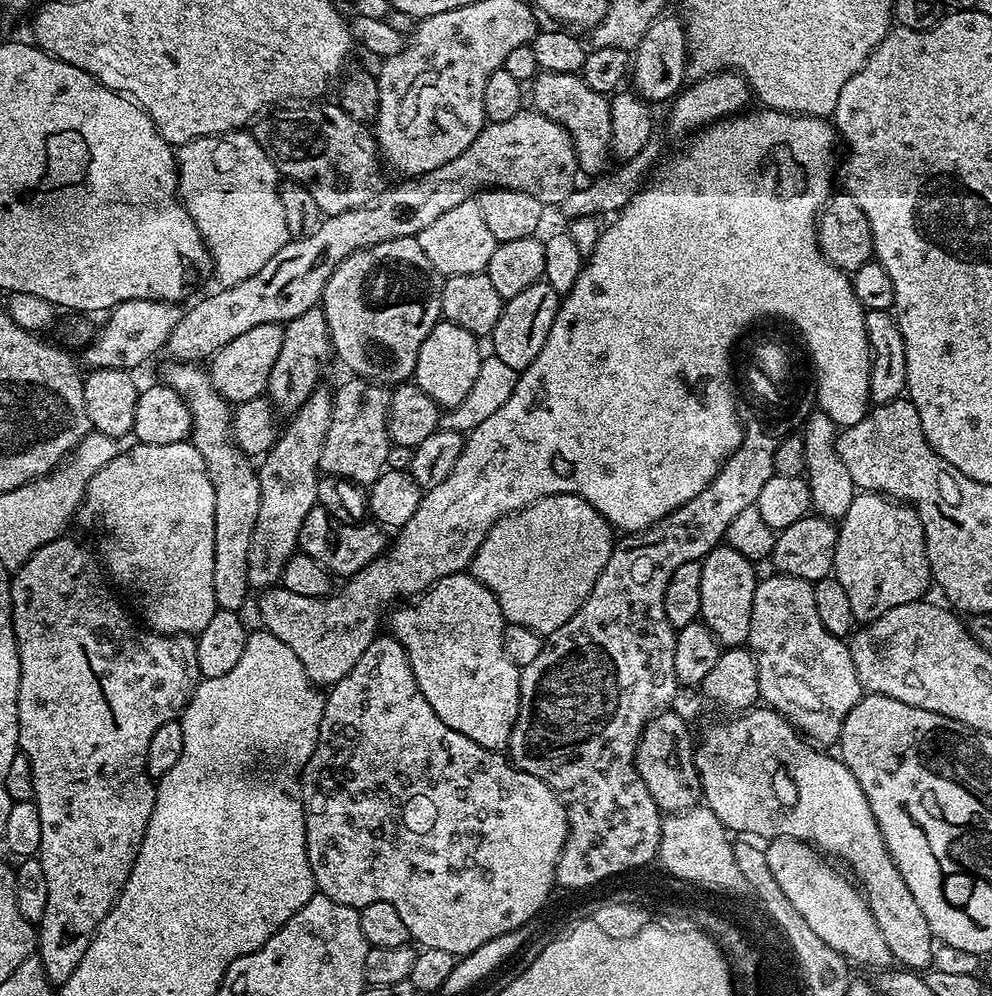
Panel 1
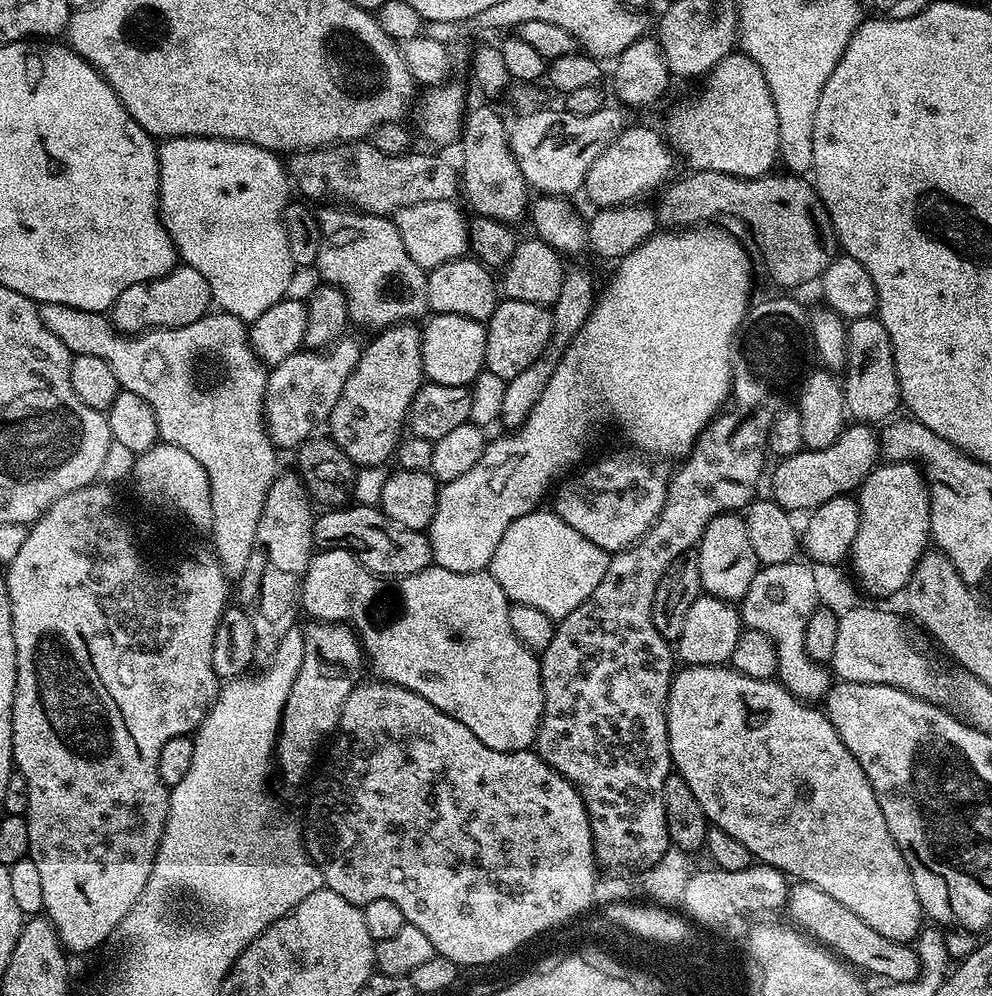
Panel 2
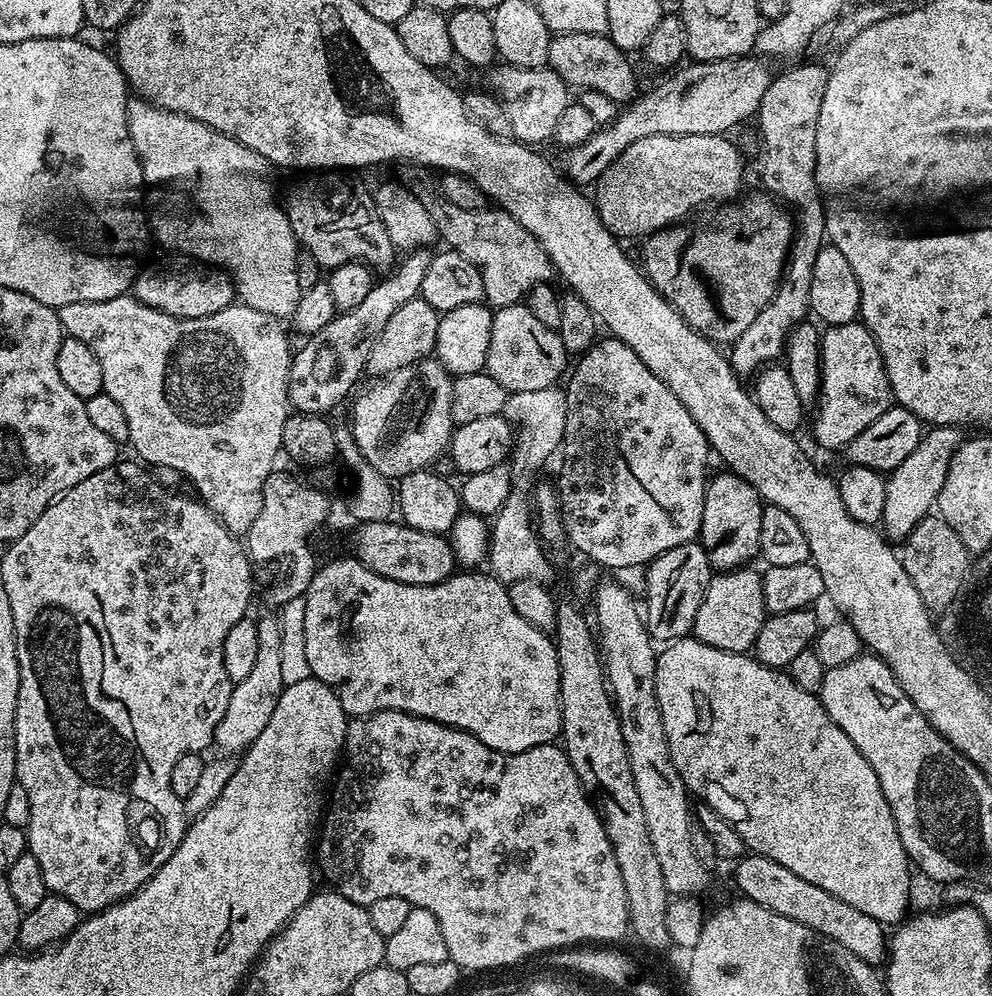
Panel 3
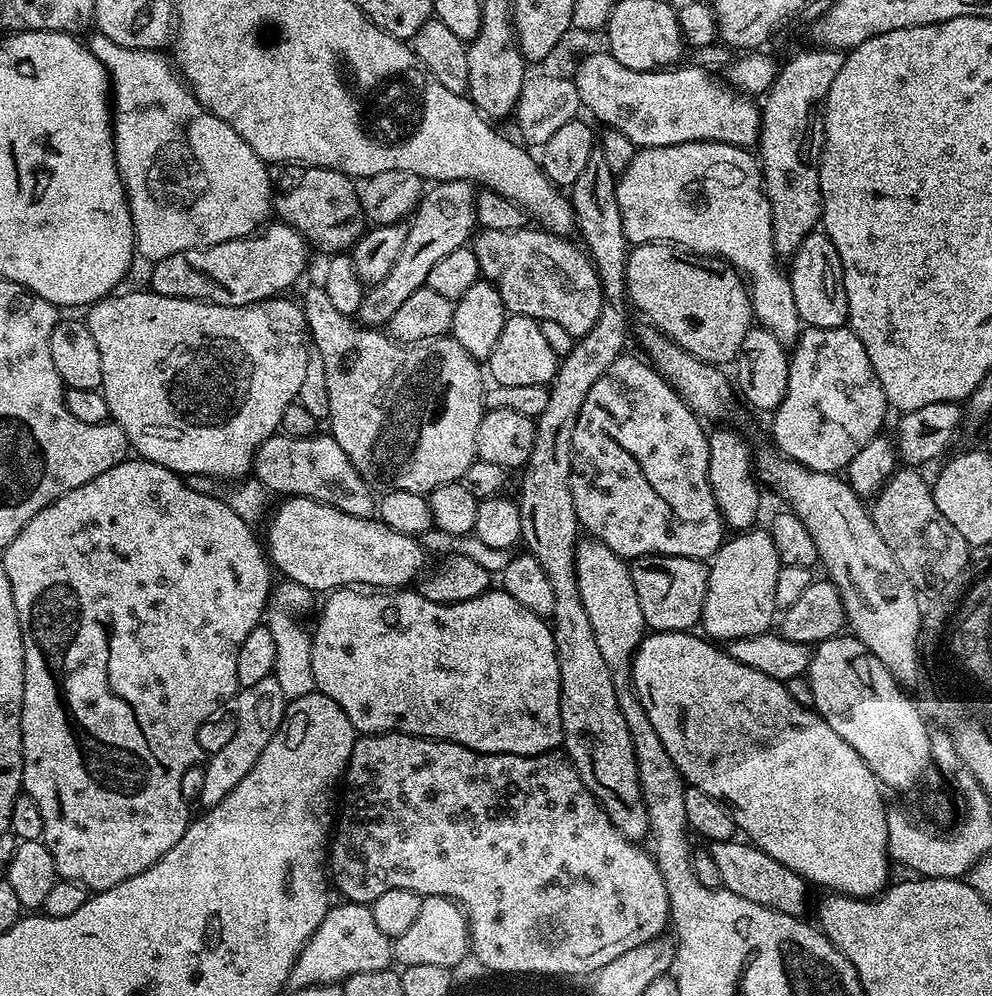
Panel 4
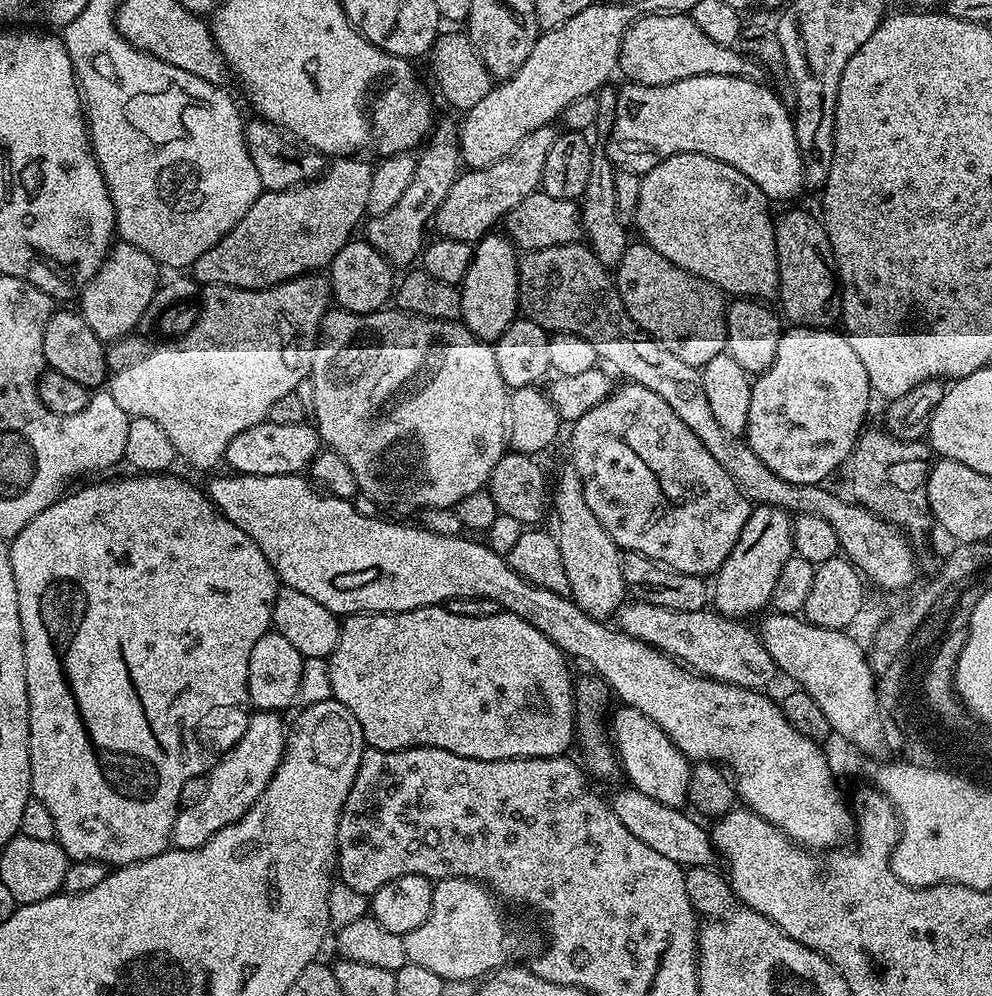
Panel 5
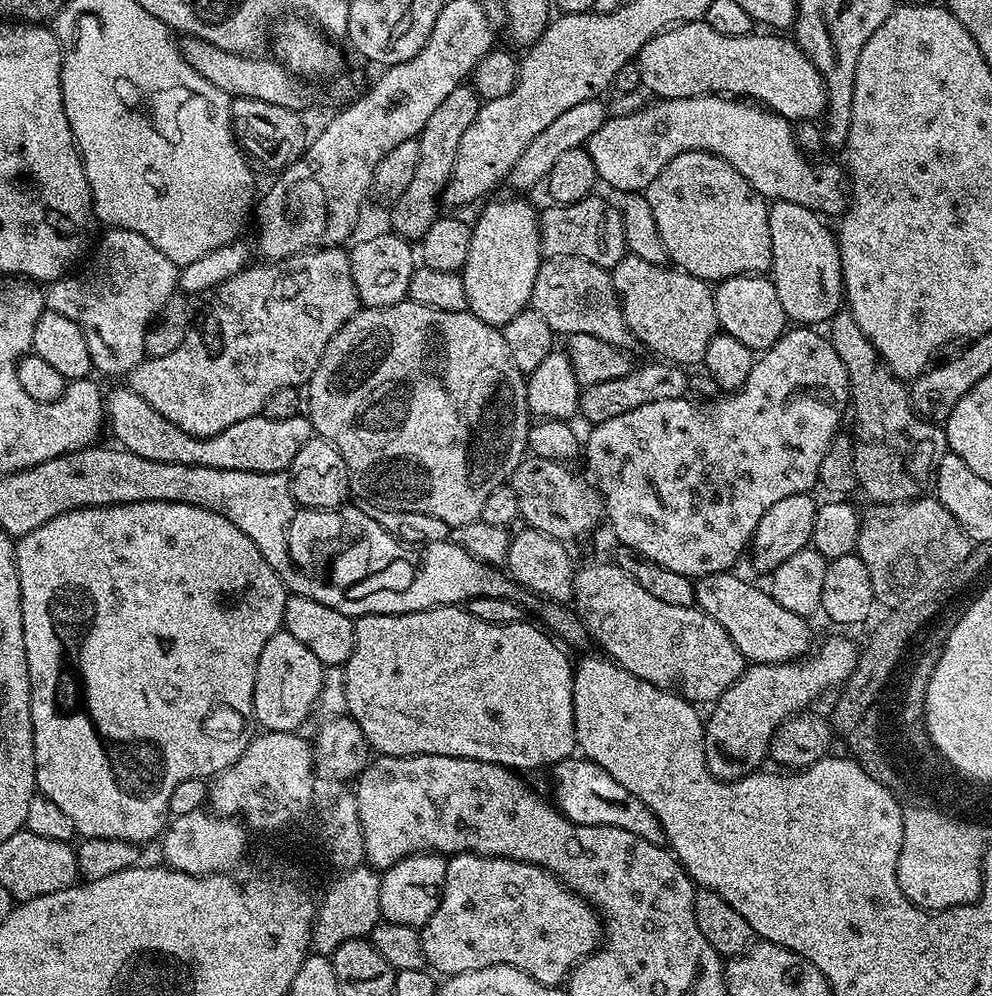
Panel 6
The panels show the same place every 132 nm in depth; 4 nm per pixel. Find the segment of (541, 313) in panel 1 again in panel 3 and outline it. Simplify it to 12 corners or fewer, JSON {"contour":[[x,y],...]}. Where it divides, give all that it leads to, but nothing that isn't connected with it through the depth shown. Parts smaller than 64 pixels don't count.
{"contour":[[527,303],[493,311],[486,370],[508,393],[555,385],[570,353]]}

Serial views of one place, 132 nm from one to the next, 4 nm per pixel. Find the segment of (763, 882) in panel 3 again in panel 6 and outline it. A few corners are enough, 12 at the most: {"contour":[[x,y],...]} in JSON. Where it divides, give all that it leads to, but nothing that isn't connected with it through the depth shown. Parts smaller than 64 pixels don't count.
{"contour":[[593,760],[551,769],[567,820],[665,843],[646,802]]}

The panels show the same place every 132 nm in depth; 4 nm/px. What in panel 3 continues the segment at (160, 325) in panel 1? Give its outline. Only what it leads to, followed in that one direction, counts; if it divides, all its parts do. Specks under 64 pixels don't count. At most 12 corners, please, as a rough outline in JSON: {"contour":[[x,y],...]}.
{"contour":[[169,255],[139,269],[131,295],[178,318],[237,299],[227,272]]}

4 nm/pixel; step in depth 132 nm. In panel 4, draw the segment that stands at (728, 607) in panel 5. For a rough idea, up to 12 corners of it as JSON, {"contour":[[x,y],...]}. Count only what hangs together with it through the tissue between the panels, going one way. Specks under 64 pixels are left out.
{"contour":[[771,531],[725,539],[700,624],[716,642],[761,636],[778,612]]}

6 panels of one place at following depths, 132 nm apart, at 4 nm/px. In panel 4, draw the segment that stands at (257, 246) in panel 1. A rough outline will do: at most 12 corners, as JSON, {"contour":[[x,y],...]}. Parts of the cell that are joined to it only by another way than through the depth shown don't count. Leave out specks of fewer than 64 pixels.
{"contour":[[96,34],[137,253],[251,236],[265,161],[160,50]]}

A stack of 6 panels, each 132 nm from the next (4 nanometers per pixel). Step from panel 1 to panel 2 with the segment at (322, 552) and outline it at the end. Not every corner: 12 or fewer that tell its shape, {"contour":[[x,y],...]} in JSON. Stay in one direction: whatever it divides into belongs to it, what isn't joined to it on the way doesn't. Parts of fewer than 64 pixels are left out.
{"contour":[[379,507],[324,510],[317,549],[352,552],[385,578],[433,563],[423,531]]}

